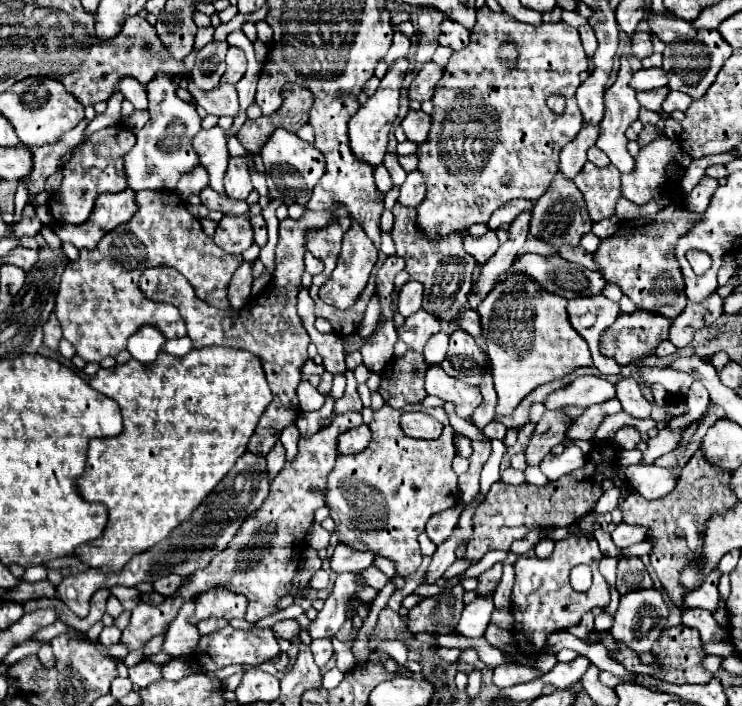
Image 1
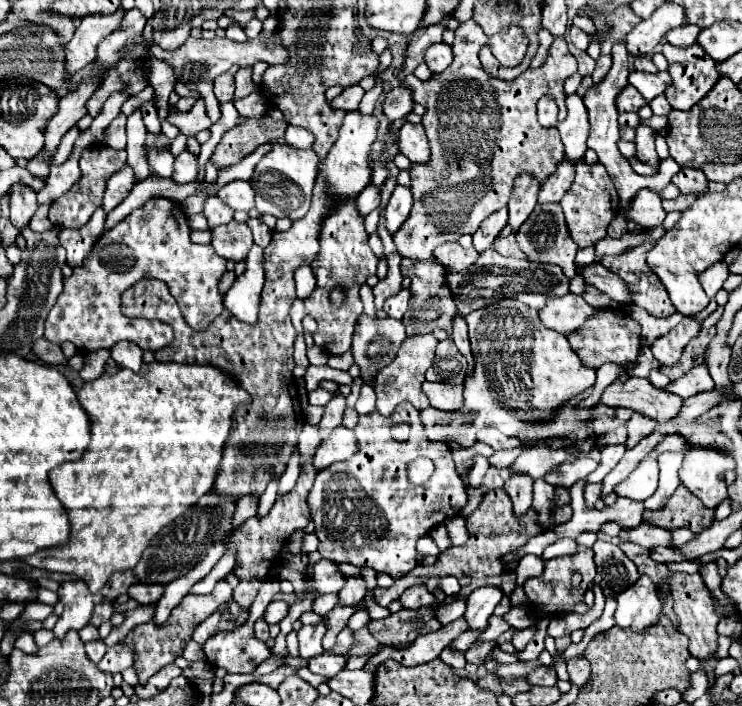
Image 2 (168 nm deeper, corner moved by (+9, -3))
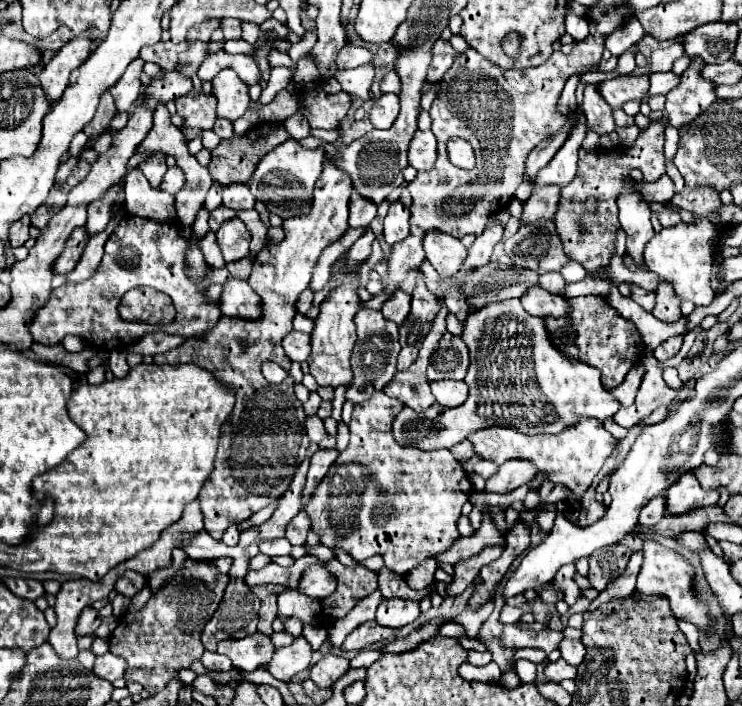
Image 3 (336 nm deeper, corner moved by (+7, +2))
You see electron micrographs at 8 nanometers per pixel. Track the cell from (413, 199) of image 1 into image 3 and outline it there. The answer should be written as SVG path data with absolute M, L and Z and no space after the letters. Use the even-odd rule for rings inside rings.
M393 202L385 216L383 240L393 246L409 236L409 210L401 202Z

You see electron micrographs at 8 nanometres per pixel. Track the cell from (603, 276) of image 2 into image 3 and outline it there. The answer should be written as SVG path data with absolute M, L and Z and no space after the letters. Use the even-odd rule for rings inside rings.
M633 286L633 296L631 298L647 312L651 312L653 306L655 306L655 294L651 294L651 292L647 292L647 290L639 288L639 286Z

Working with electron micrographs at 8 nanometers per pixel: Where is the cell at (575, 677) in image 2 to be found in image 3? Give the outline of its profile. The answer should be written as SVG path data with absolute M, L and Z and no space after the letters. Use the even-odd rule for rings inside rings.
M563 638L559 644L559 652L561 652L561 658L567 660L571 666L579 666L585 656L585 646L581 644L581 640Z

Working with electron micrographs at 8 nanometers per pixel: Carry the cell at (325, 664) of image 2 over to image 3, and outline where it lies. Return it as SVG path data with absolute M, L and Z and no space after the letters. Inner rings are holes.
M327 654L323 656L313 668L311 668L311 680L319 686L319 688L331 688L345 672L349 670L349 662L341 656L335 654Z

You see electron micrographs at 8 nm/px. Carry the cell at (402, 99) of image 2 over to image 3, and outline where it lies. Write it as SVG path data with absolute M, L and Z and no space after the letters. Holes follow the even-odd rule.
M383 94L381 98L375 100L375 104L373 104L371 112L369 112L369 120L371 120L373 128L387 130L395 122L397 112L399 112L397 94Z

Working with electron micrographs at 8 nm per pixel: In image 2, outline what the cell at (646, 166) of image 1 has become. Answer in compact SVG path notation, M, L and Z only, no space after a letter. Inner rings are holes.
M641 189L635 195L635 201L631 201L631 205L627 205L627 217L631 217L631 221L635 221L637 225L647 227L647 229L661 225L665 219L665 211L661 207L661 197L649 189Z

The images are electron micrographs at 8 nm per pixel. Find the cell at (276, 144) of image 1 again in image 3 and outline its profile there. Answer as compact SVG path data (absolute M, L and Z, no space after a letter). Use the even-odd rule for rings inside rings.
M289 138L287 142L279 144L273 152L263 156L263 160L259 162L259 166L257 166L257 170L249 182L249 188L251 188L253 196L257 200L261 200L263 204L281 204L283 202L283 204L295 206L295 204L311 202L313 184L321 176L323 162L325 162L323 150L303 148L297 140Z

